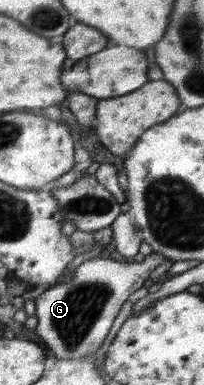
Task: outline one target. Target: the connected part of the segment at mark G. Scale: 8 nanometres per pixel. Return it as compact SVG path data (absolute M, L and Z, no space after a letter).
M152 252L145 257L142 262L121 263L111 259L103 254L102 256L84 261L72 272L72 279L64 281L64 283L56 283L50 286L46 291L39 295L35 300L35 316L38 318L38 324L35 329L48 347L53 351L56 358L84 358L86 356L94 356L101 347L104 339L108 337L114 319L118 317L120 309L124 302L128 301L128 297L137 289L144 285L146 279L150 277L150 273L166 260L172 261L162 253Z

